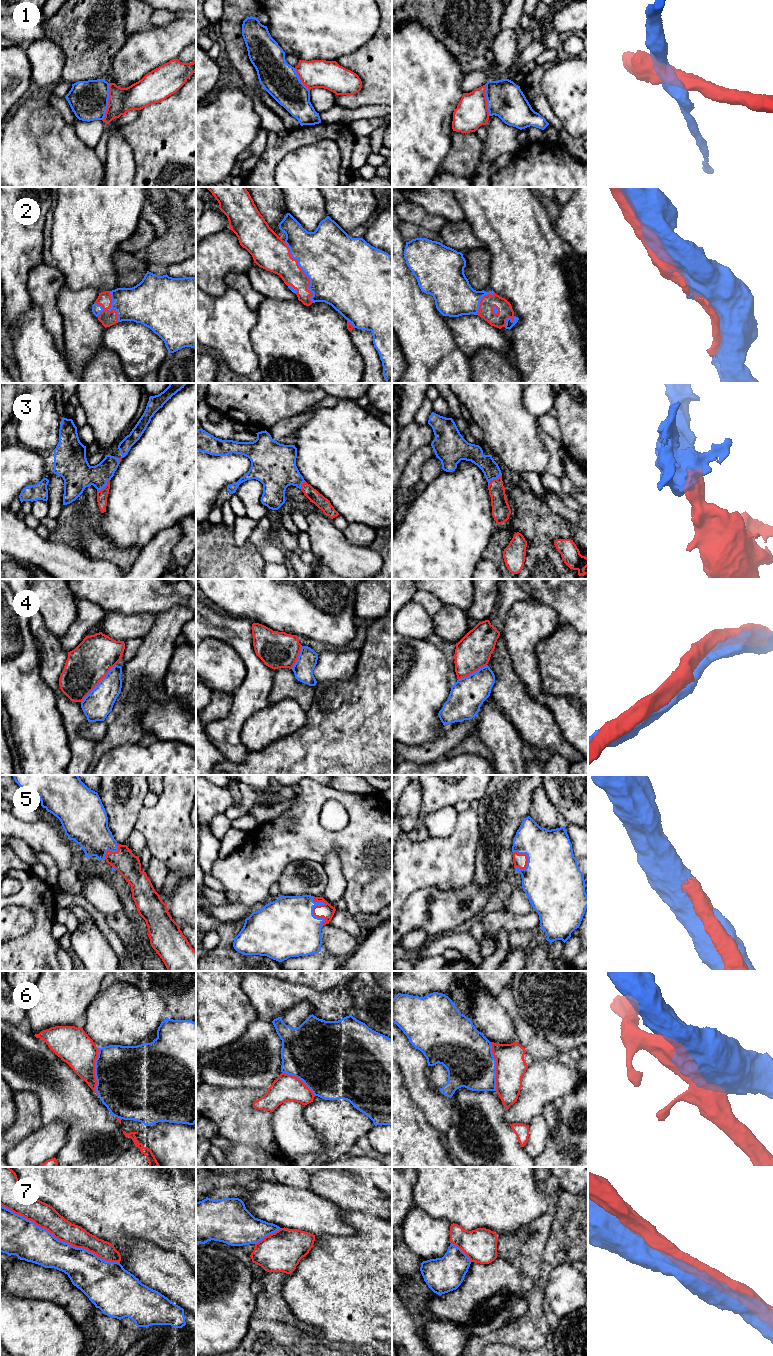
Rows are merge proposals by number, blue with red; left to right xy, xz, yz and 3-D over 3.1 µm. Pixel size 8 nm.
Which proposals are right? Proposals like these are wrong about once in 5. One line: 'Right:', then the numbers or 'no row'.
Right: 2, 3, 4, 5, 6, 7

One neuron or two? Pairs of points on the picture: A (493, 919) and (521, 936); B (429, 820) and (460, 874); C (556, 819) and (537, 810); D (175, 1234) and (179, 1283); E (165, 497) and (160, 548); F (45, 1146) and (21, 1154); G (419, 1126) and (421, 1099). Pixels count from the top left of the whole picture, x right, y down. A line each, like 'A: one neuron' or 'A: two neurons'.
A: two neurons
B: two neurons
C: one neuron
D: two neurons
E: two neurons
F: one neuron
G: two neurons

